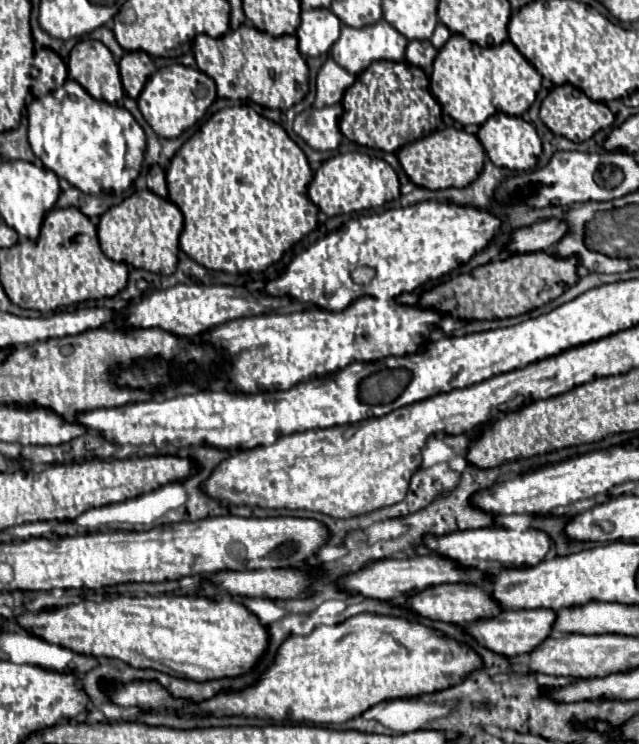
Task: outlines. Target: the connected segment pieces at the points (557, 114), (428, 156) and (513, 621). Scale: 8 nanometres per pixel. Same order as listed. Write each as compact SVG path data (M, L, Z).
M564 84L564 86L556 86L542 102L540 106L540 120L554 132L560 134L572 142L584 142L588 138L592 138L592 134L596 134L602 128L608 128L614 122L614 114L608 110L606 104L602 102L594 102L590 100L586 94L582 94L582 90L578 90L576 86Z
M442 128L432 134L418 138L398 150L398 160L408 174L408 178L422 188L442 190L442 188L464 188L482 170L484 164L484 148L474 134L468 134L458 128Z
M504 610L498 618L478 620L470 628L466 628L482 646L504 654L504 656L518 656L528 654L538 648L552 632L558 614L554 610Z

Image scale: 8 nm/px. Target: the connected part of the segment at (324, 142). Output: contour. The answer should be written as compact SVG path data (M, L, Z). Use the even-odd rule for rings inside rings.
M342 104L324 106L324 108L308 108L296 116L294 132L314 150L336 150L340 146L340 140L342 140L342 132L338 126L340 116L342 116Z

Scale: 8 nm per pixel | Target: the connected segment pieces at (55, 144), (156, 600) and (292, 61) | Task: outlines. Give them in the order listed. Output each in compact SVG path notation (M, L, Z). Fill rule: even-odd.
M68 78L58 90L34 98L28 106L28 122L32 152L82 192L122 194L138 178L146 150L144 130L126 108L92 98L78 82Z
M162 594L162 596L144 596L144 598L126 598L126 596L118 596L114 600L102 600L102 602L92 602L92 600L80 600L78 604L68 604L68 606L56 606L52 610L42 610L42 612L24 612L20 618L18 618L18 624L40 636L42 640L50 642L50 644L58 644L58 646L64 646L64 648L70 648L78 654L86 654L86 656L96 656L96 658L116 658L116 660L122 660L134 668L152 668L152 670L160 670L164 674L170 674L170 676L176 676L176 678L186 678L186 680L194 680L194 682L206 682L206 680L220 680L220 678L238 678L238 676L244 676L248 672L252 672L258 662L262 660L262 656L266 654L268 650L268 630L266 626L258 620L258 616L254 616L246 606L240 604L238 598L250 598L248 596L180 596L180 594Z
M244 24L220 38L200 34L196 38L194 58L198 70L216 82L220 98L252 100L266 108L286 110L298 104L308 92L308 66L298 52L298 40L294 36L274 38L254 26Z

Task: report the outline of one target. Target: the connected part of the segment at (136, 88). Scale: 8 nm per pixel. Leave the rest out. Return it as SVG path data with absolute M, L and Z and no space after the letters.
M142 50L126 52L120 58L120 78L122 78L122 84L130 98L138 98L146 80L150 78L150 74L154 74L154 70L156 70L156 66L154 66L152 58Z

